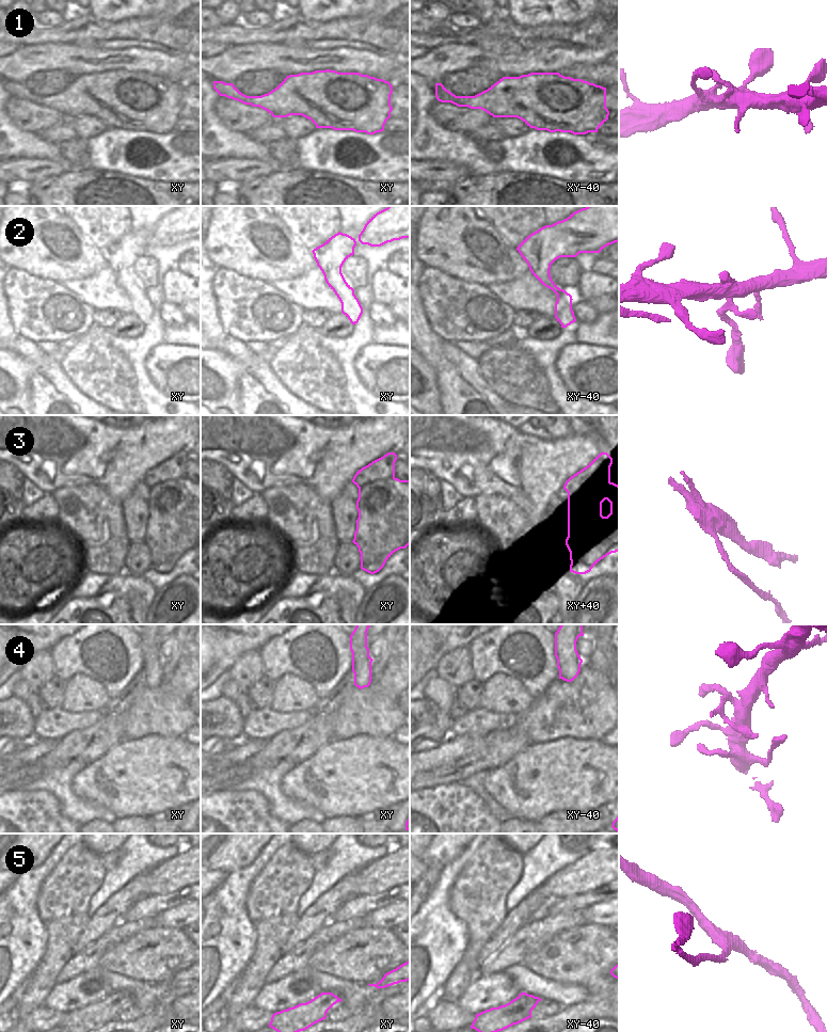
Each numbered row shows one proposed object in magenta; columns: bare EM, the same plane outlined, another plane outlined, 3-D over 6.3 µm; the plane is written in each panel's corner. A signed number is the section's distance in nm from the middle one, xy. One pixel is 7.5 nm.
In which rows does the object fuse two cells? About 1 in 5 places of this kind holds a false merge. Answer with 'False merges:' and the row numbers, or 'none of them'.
False merges: 3

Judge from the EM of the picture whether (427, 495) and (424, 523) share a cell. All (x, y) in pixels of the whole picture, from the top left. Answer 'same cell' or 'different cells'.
same cell

